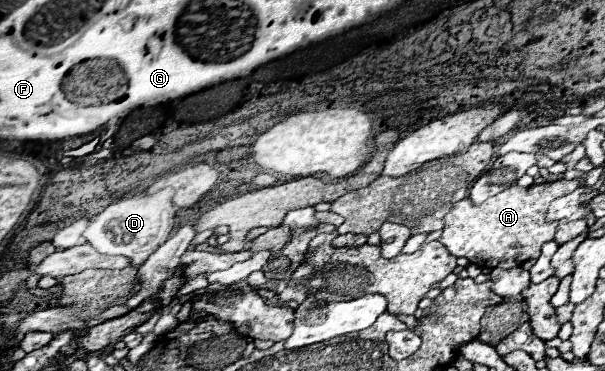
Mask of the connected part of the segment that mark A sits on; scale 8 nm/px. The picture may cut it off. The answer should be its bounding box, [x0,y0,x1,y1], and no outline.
[440,178,578,268]

